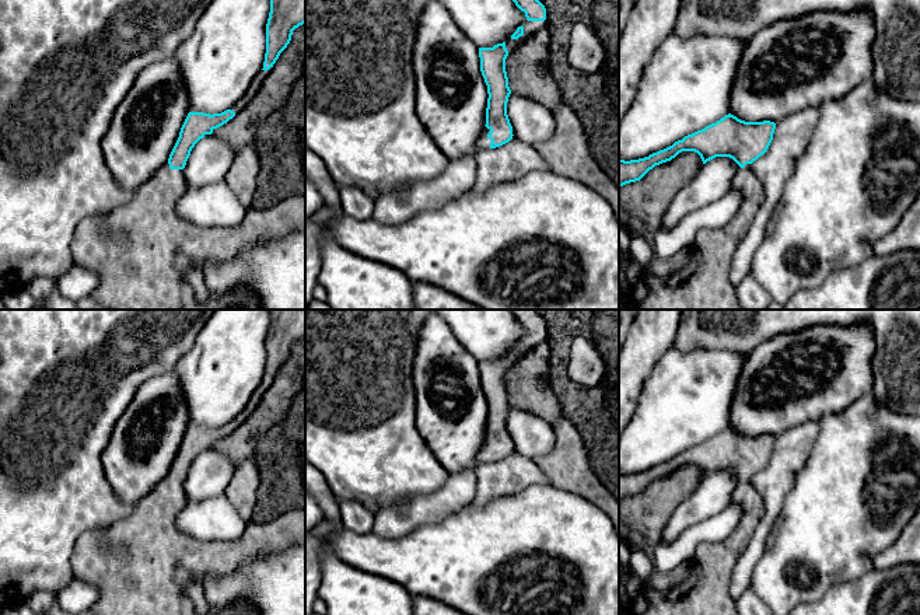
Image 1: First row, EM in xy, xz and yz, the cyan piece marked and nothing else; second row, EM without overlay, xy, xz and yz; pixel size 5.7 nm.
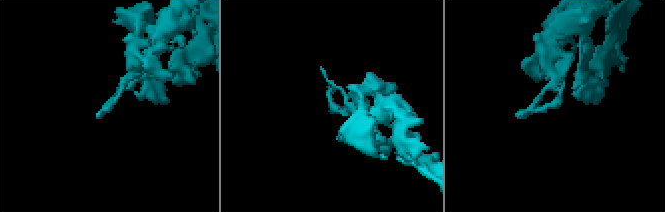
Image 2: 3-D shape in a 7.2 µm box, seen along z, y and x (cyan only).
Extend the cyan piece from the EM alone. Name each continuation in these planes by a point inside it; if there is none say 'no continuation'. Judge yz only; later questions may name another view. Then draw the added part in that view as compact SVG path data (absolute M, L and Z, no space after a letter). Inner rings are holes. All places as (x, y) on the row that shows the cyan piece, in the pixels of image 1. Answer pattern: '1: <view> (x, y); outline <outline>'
1: yz (703, 283); outline M751 164L737 165L731 189L741 192L741 207L734 219L723 228L700 228L692 244L692 258L686 266L660 277L650 270L654 248L641 235L629 233L630 255L641 266L641 275L622 300L620 310L744 310L737 291L730 282L732 256L745 238L756 213L765 202L765 188L752 172Z

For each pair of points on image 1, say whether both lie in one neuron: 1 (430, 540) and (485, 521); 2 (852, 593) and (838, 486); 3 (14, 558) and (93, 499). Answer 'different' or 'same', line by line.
1: same
2: different
3: same

